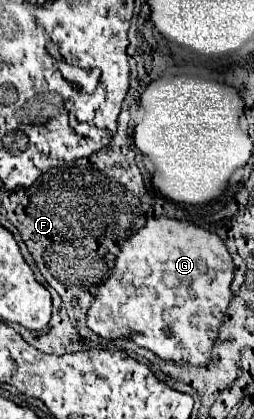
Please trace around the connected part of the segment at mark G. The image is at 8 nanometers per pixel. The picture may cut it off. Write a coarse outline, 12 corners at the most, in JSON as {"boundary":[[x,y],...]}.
{"boundary":[[150,218],[86,326],[206,366],[232,300],[216,234]]}

